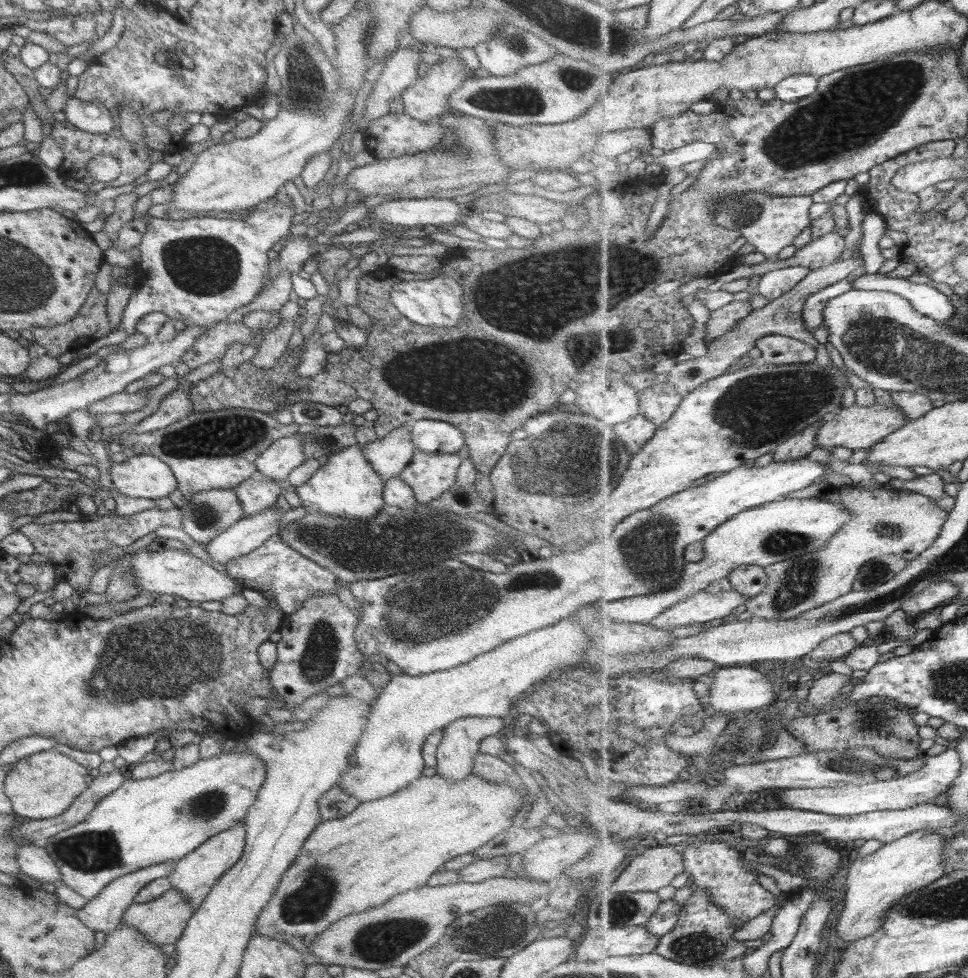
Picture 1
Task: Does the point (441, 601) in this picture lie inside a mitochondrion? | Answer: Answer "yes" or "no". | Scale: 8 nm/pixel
yes

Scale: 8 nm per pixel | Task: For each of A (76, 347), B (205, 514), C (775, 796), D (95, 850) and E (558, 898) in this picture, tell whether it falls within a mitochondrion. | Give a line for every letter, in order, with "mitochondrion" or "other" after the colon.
A: other
B: mitochondrion
C: other
D: mitochondrion
E: other

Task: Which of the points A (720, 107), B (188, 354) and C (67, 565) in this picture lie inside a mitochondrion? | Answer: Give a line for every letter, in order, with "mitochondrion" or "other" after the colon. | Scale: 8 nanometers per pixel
A: other
B: other
C: other

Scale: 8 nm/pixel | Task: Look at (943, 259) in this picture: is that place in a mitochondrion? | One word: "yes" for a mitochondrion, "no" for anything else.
no

